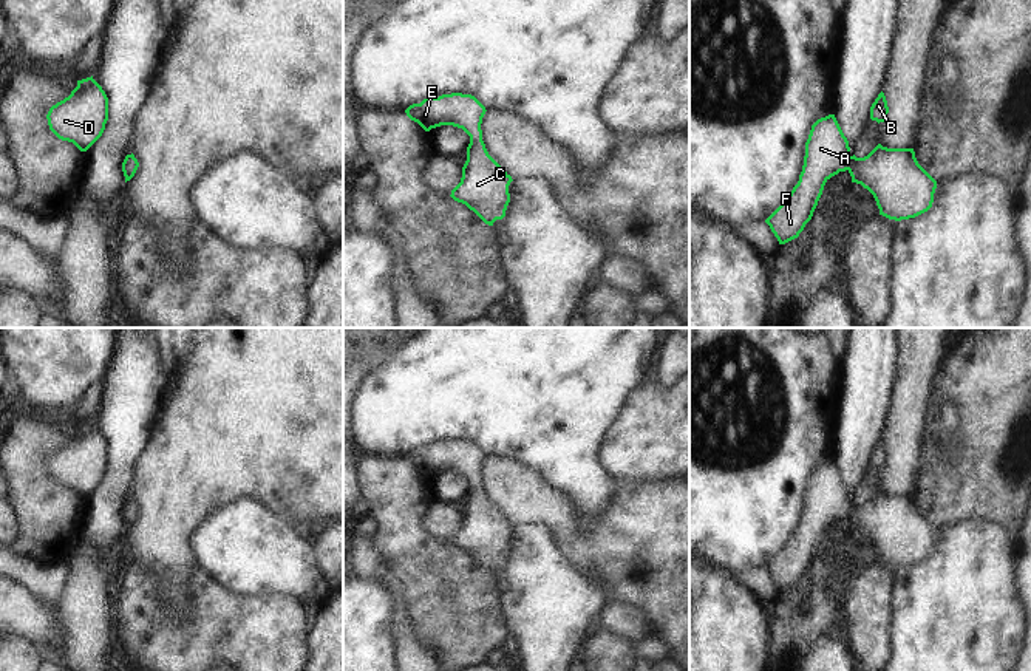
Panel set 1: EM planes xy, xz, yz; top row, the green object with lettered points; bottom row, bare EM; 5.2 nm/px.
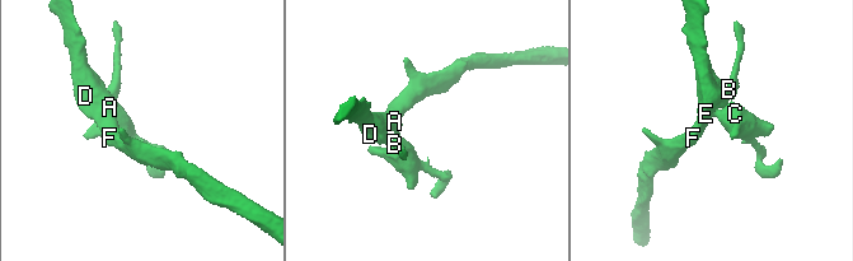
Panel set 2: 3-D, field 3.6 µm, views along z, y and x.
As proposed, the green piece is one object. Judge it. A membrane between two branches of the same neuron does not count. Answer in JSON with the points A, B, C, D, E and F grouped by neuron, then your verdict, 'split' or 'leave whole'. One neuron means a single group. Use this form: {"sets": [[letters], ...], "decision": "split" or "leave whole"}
{"sets": [["A", "B", "C", "D", "E", "F"]], "decision": "leave whole"}

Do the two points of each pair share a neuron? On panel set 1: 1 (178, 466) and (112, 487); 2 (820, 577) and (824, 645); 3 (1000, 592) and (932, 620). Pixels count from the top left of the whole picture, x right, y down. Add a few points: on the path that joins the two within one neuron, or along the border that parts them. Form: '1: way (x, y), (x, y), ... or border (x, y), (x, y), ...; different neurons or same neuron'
1: border (144, 447), (133, 466), (133, 481), (130, 484); different neurons
2: border (827, 634), (823, 634), (806, 654); different neurons
3: way (983, 592), (977, 592), (949, 620); same neuron

